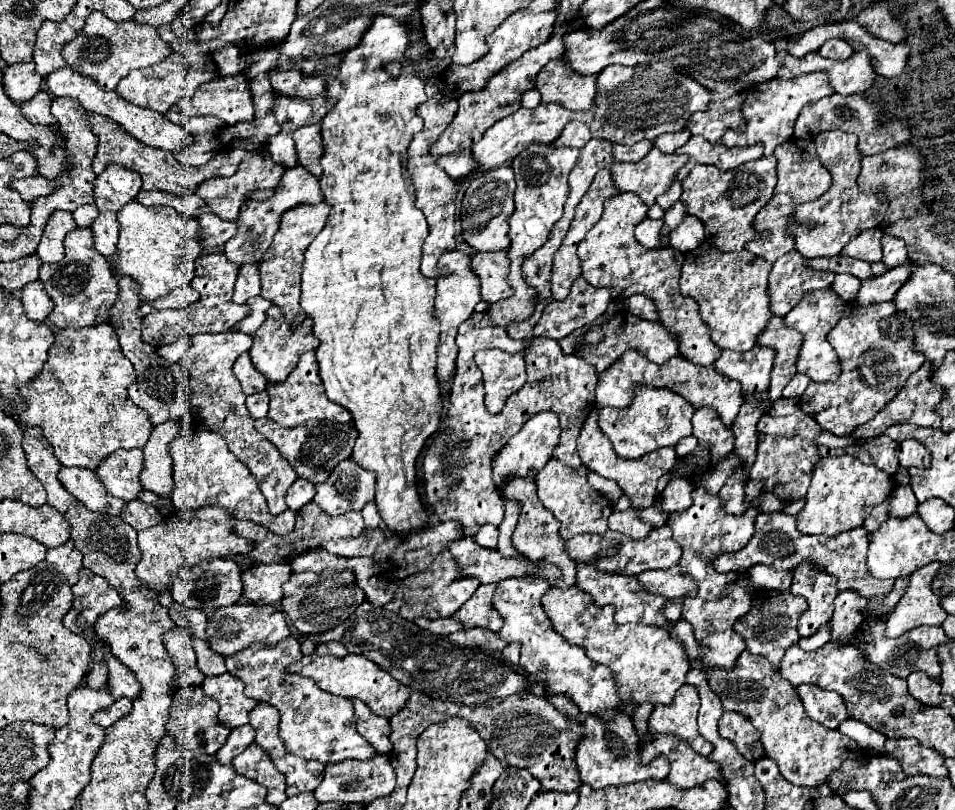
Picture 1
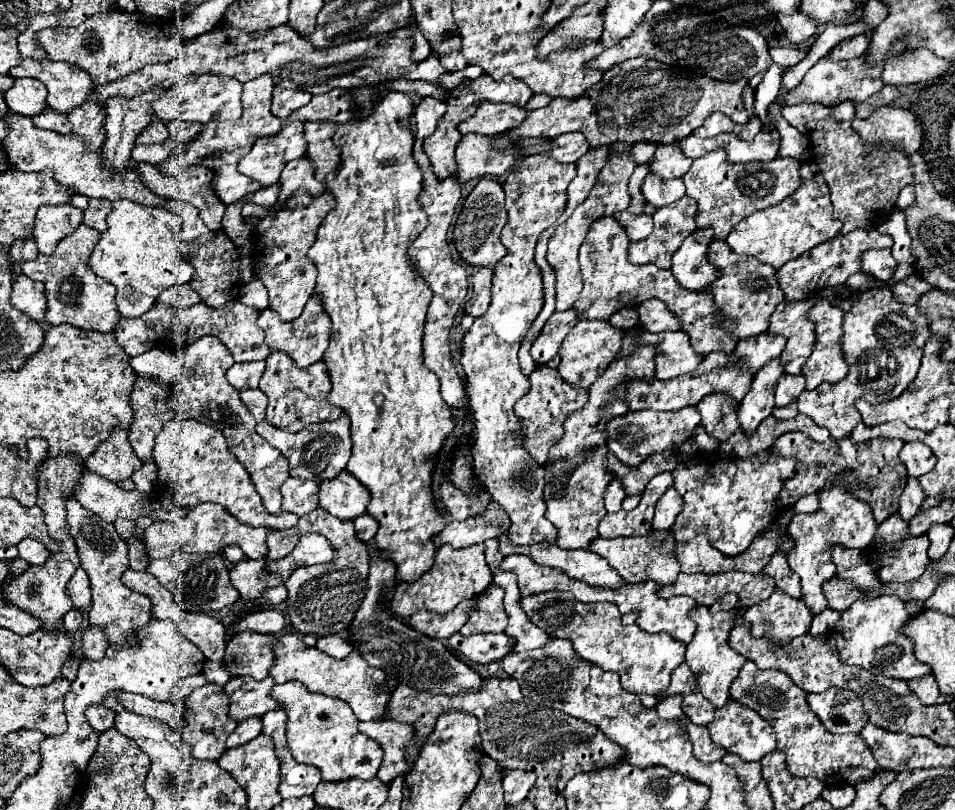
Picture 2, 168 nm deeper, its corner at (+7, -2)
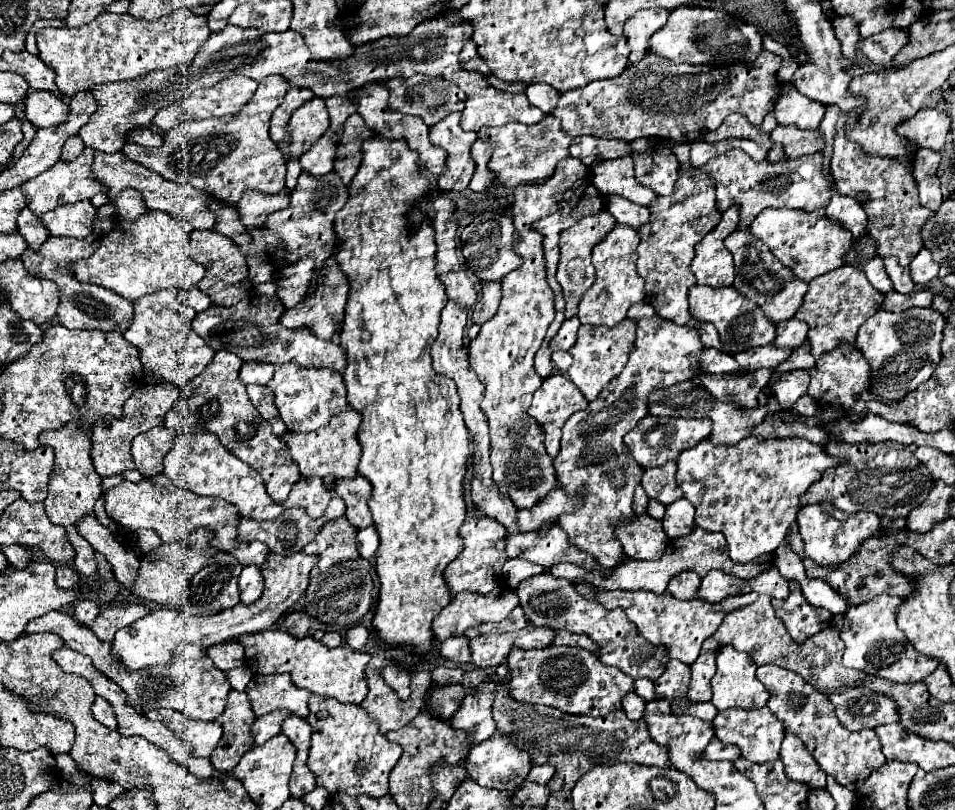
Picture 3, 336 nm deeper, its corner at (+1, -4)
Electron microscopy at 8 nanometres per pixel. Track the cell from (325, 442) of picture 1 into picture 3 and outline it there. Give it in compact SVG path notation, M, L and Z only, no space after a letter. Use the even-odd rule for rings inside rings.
M346 409L344 413L332 417L328 425L324 425L316 431L284 433L282 441L290 449L290 455L294 457L294 461L298 463L302 477L310 477L310 475L316 475L316 477L334 475L336 479L356 477L356 473L358 473L356 467L358 467L358 461L360 461L360 455L362 455L362 447L356 439L356 431L358 431L360 421L362 421L360 413L356 413L354 409Z

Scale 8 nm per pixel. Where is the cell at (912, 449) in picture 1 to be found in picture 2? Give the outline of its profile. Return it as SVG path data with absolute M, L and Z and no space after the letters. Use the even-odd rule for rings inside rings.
M906 443L900 451L900 461L906 465L908 477L920 477L936 465L936 457L924 443Z

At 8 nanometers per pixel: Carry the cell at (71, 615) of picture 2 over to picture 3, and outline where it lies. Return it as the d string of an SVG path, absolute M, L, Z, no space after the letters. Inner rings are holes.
M82 599L82 601L76 605L74 613L76 613L76 619L78 619L82 625L90 625L90 623L94 621L94 617L98 615L98 603L92 601L92 599Z

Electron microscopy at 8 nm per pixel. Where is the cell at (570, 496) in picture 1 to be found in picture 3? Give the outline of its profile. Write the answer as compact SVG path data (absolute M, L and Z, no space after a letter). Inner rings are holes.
M650 317L638 321L636 331L636 347L624 367L624 371L602 389L602 393L590 401L584 411L574 413L566 427L562 429L562 445L560 453L554 459L556 477L570 489L570 493L582 491L584 503L582 509L574 513L566 513L566 517L558 519L558 525L566 529L570 541L578 545L578 549L586 549L586 553L594 555L594 559L612 569L624 555L620 541L616 539L616 527L622 519L632 521L636 517L632 509L634 489L640 483L642 467L634 461L630 451L624 445L624 435L630 433L642 417L646 417L646 397L654 385L672 385L690 381L700 371L700 353L704 345L700 341L700 331L694 325L674 325L664 317ZM584 425L596 425L594 445L590 439L590 429Z

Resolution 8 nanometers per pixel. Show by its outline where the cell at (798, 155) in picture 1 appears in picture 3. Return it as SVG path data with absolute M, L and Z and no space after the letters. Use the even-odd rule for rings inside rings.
M764 209L750 225L754 237L764 241L772 253L788 265L794 275L810 283L814 277L838 269L846 263L846 253L852 247L852 235L826 215L814 215L800 209Z

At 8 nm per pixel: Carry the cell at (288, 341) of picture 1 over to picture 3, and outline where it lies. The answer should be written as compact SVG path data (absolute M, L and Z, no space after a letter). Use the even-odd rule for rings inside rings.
M328 257L320 271L318 271L318 287L314 291L314 295L310 295L310 299L298 303L294 309L288 309L284 311L280 323L290 327L290 329L300 329L300 327L308 327L314 331L314 335L322 337L322 339L332 339L336 329L342 325L342 319L344 319L344 307L346 307L346 301L348 301L348 293L350 293L350 283L348 283L348 277L346 273L340 269L336 257Z

